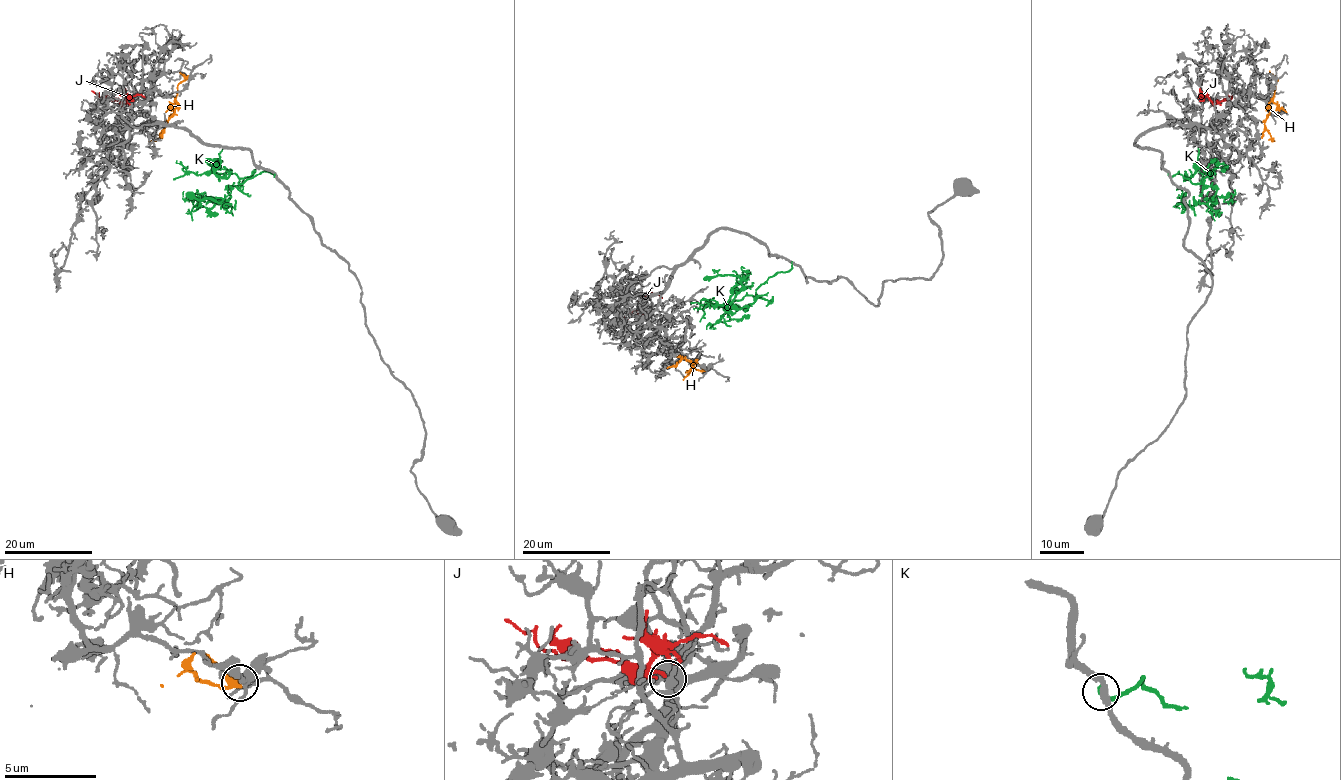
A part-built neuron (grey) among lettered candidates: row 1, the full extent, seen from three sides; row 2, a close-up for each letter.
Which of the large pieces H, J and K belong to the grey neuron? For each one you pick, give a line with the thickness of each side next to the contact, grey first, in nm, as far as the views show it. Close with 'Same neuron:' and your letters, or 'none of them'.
J: Thickness 240 nm (grey) against 180 nm
Same neuron: J

